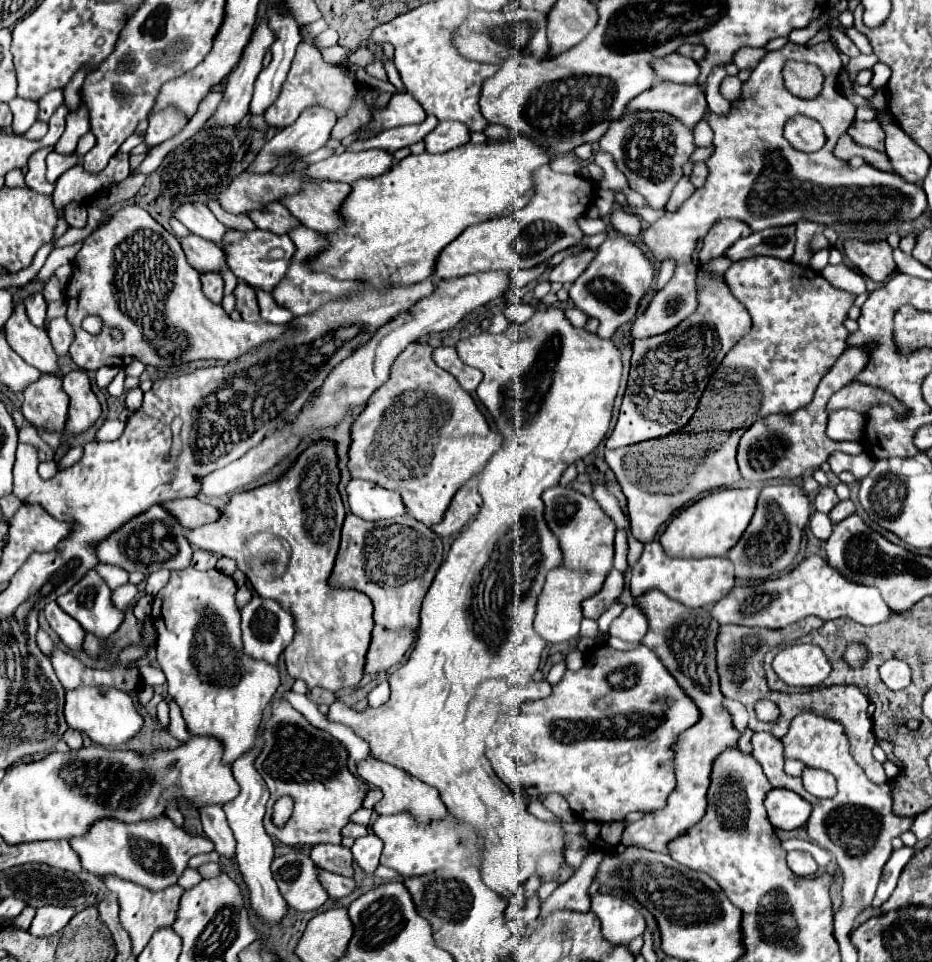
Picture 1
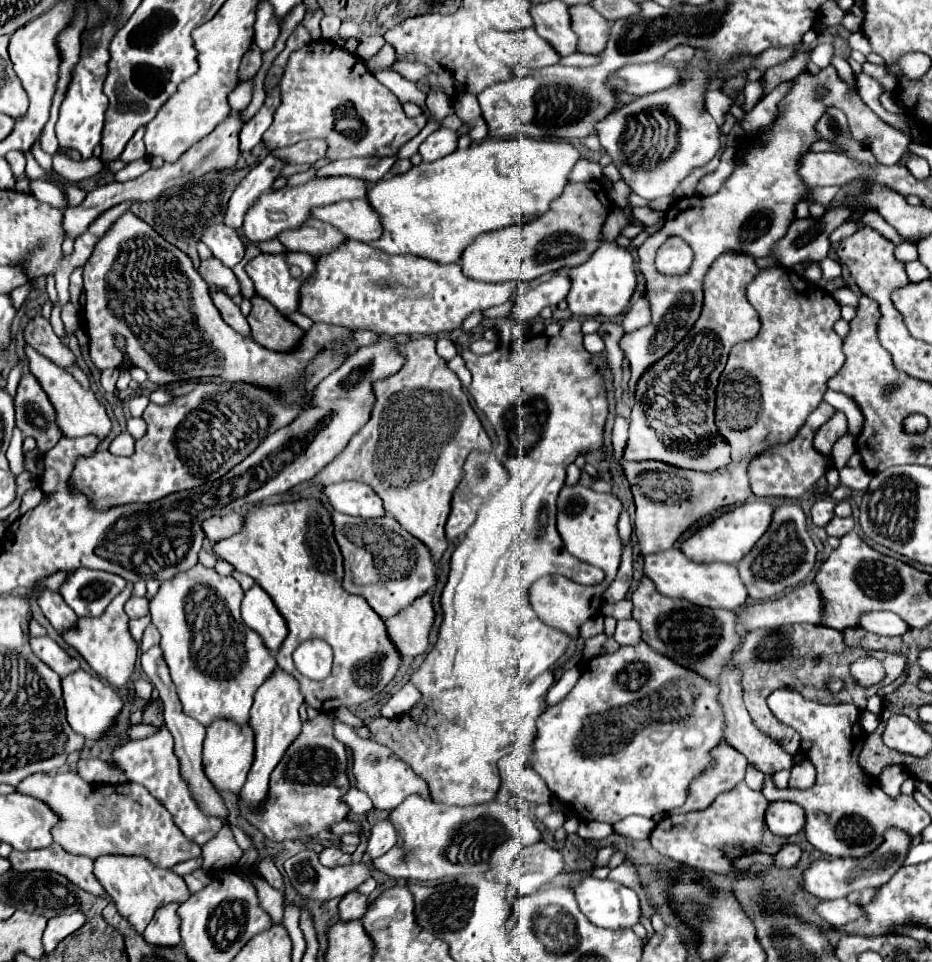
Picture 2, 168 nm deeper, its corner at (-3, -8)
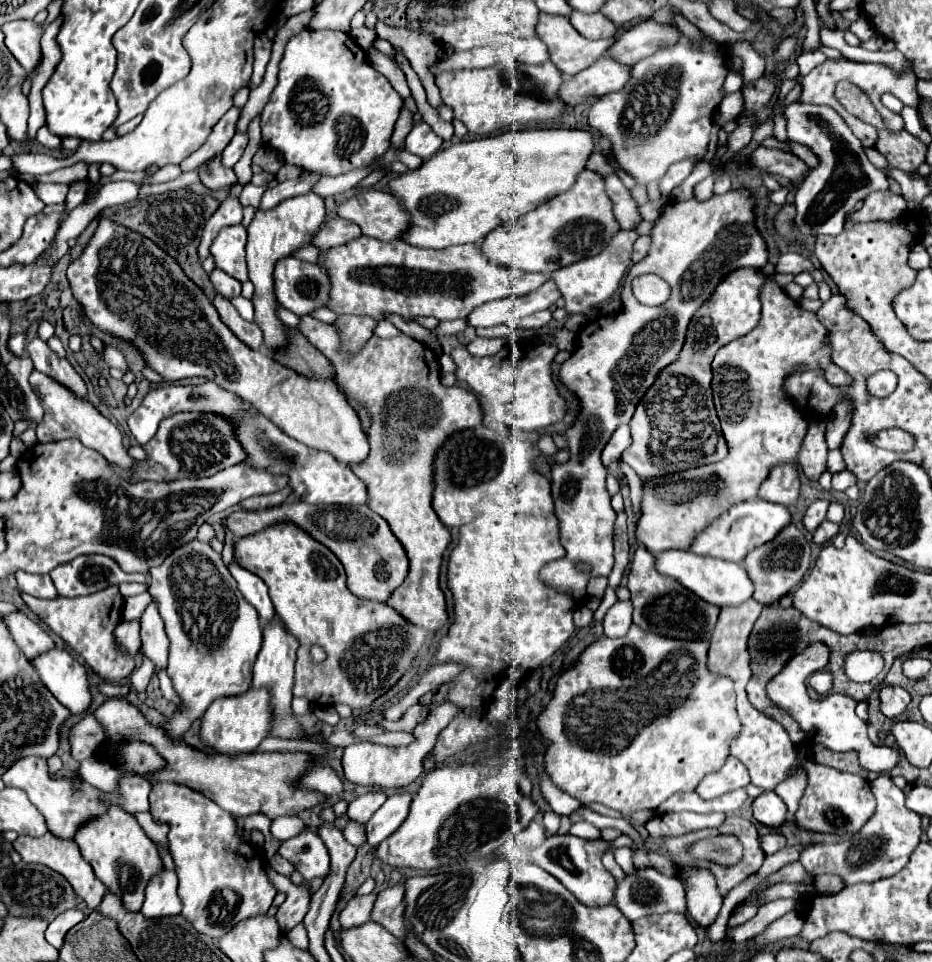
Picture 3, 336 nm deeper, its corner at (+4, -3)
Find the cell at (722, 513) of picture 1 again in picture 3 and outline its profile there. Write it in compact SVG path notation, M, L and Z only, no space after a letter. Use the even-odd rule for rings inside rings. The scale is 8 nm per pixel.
M760 498L740 502L740 504L732 506L728 512L724 512L720 518L716 518L706 530L702 530L694 538L690 550L694 554L702 554L702 556L742 562L750 550L754 550L756 546L760 546L764 542L770 542L778 534L778 530L782 530L784 524L788 524L788 522L792 522L792 518L790 518L788 508L782 504L764 502Z

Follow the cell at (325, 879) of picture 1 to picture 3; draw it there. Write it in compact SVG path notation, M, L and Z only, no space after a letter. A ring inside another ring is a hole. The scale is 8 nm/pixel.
M368 894L368 896L352 896L344 910L340 912L338 920L342 928L354 928L360 926L364 922L370 920L370 910L372 910L372 902L376 900L376 894Z

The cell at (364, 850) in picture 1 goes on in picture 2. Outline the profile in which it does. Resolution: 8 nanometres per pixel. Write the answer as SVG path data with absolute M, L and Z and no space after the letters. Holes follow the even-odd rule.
M381 819L371 829L367 851L369 851L371 859L375 859L375 857L381 857L383 853L387 853L395 843L397 843L397 831L395 831L393 823L389 819Z

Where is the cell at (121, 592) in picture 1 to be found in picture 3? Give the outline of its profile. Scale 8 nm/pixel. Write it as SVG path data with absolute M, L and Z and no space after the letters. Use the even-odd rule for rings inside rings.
M144 592L144 594L138 594L138 596L132 596L132 598L126 598L124 600L124 620L138 620L142 616L142 610L146 610L146 606L150 604L150 594Z

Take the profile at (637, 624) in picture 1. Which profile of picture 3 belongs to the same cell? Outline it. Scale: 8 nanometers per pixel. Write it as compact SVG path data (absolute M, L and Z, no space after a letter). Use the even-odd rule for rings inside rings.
M616 602L604 618L604 634L608 638L622 638L632 626L632 604Z

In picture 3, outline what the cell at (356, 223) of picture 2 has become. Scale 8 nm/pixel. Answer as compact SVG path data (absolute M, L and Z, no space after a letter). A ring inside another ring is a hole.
M358 190L338 206L338 216L360 226L364 236L396 240L408 228L408 218L396 196L382 190Z

